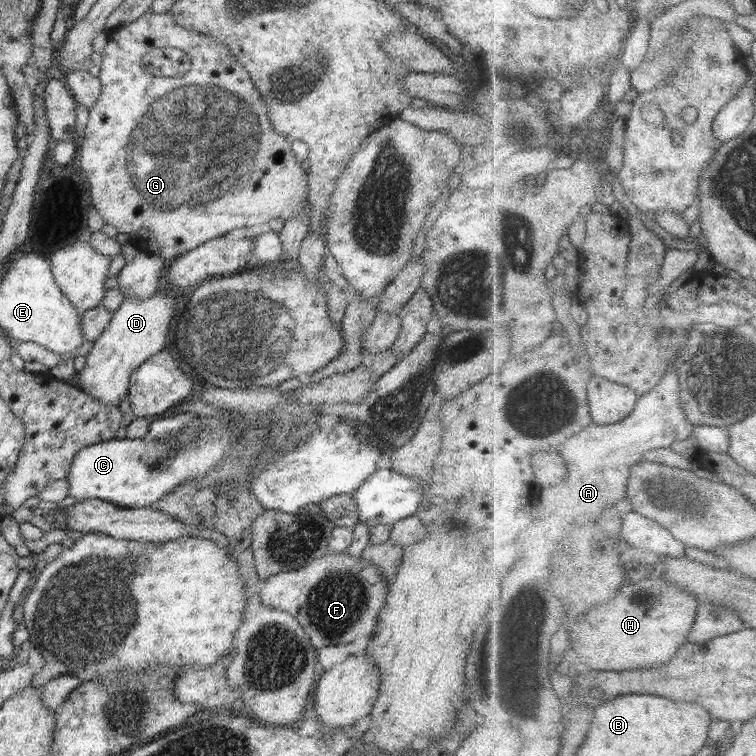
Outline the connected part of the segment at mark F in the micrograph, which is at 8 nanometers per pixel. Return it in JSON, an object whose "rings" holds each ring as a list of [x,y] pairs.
{"rings":[[[346,551],[317,558],[298,570],[279,572],[265,582],[259,593],[261,602],[294,616],[318,649],[372,637],[389,592],[382,571],[374,563]]]}

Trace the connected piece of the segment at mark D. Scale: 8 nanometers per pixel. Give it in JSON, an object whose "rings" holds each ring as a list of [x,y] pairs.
{"rings":[[[161,289],[144,299],[134,295],[125,297],[95,340],[92,350],[86,354],[85,365],[80,370],[79,388],[100,403],[119,405],[128,394],[131,372],[168,346],[168,334],[172,328],[172,318],[178,314],[175,306],[180,297],[177,292]]]}

